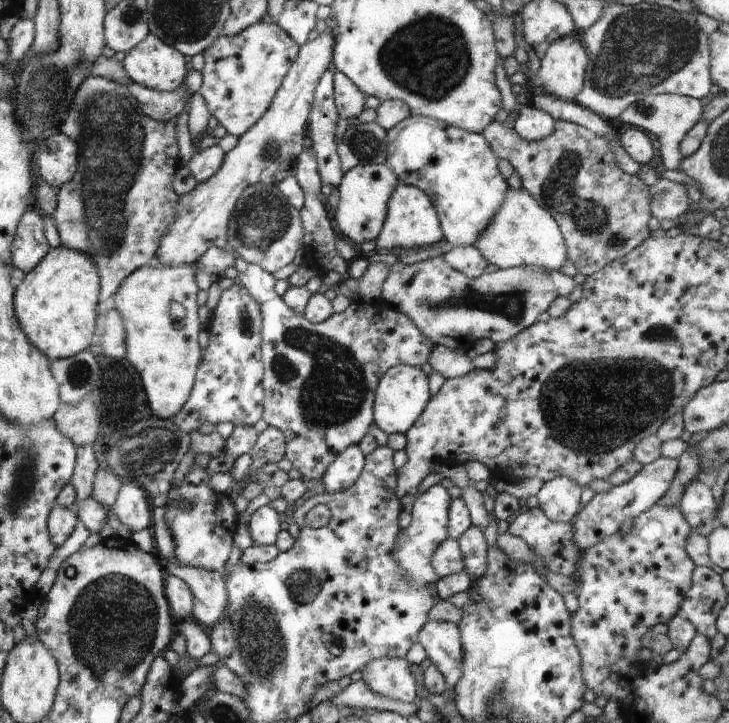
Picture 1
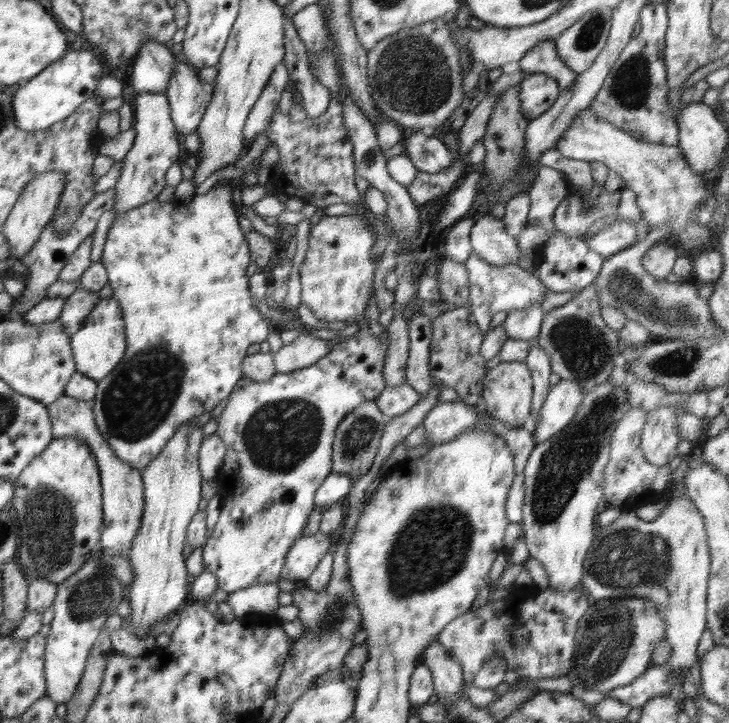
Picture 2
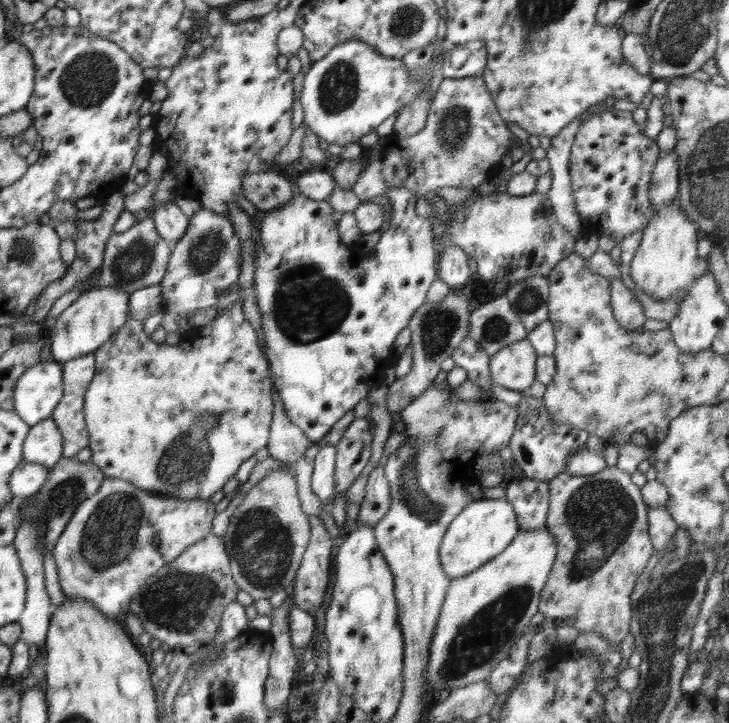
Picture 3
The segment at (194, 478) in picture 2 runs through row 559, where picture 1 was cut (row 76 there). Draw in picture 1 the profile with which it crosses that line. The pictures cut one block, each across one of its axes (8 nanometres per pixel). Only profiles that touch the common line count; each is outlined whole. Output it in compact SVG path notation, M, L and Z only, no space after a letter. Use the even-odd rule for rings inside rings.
M149 34L139 42L130 52L125 54L123 60L124 70L130 81L159 91L174 91L182 87L187 72L193 69L192 63L186 63L184 55L178 50L164 44L154 34Z

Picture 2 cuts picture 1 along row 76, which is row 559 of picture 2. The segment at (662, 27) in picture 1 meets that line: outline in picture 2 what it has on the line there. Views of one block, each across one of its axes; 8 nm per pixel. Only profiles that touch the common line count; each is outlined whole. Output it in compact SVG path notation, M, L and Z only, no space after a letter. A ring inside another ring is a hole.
M687 495L669 497L663 513L646 522L637 518L635 507L624 508L618 520L610 526L598 527L583 562L581 583L592 602L602 599L642 597L654 603L665 622L665 639L671 644L671 653L666 665L675 676L675 686L690 679L689 669L696 662L696 650L702 632L707 628L707 586L711 565L708 535L703 516Z

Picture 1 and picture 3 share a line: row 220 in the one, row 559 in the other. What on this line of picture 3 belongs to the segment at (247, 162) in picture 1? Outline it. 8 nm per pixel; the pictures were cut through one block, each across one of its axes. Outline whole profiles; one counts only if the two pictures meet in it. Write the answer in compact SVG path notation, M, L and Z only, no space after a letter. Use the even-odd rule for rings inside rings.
M210 534L186 548L172 562L146 579L137 594L130 599L128 612L138 616L144 630L160 640L164 648L192 654L216 636L222 613L227 604L236 601L238 590L224 539Z

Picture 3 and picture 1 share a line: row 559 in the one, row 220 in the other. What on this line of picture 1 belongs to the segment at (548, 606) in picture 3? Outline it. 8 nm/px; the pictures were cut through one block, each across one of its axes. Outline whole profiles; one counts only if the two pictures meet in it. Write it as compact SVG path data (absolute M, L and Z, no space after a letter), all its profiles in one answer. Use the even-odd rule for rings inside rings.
M565 120L555 121L554 132L534 142L522 140L513 128L503 126L497 121L488 124L481 133L496 158L510 162L521 176L523 189L554 217L566 244L568 260L576 266L580 274L590 276L602 270L609 262L624 258L624 255L632 252L636 246L650 237L649 186L638 176L620 170L616 164L614 150L606 136L594 134L580 125Z

